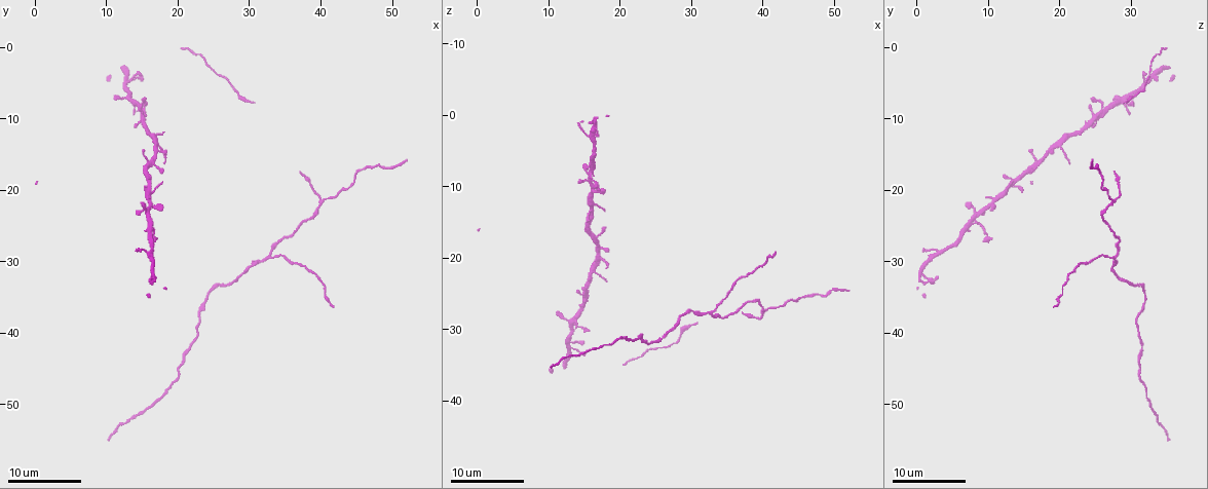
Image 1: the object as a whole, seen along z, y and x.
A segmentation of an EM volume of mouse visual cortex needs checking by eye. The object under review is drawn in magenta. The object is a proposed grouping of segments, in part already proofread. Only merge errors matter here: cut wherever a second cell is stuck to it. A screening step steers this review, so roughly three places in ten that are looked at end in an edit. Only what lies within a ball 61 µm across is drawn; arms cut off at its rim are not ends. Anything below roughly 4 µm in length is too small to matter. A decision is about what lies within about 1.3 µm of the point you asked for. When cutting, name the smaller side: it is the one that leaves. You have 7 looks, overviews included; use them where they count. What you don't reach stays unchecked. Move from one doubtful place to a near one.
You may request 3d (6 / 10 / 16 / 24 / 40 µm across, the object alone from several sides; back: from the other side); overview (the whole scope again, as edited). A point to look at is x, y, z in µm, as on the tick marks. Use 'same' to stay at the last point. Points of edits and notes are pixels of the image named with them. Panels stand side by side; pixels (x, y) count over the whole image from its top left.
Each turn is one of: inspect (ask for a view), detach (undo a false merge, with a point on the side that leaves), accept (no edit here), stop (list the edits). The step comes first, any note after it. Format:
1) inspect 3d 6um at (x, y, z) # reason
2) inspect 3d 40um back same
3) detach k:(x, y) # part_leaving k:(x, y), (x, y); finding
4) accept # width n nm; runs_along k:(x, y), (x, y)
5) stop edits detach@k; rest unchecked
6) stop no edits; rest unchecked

inspect 3d 6um at (40.0, 22.0, 27.0) # arms part here

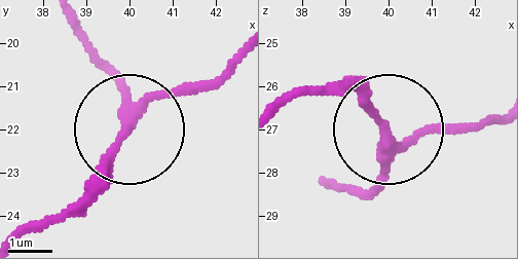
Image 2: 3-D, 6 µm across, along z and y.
accept # arms 3; all the same cell

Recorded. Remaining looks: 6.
inspect 3d 16um at (37.0, 17.5, 27.5) # thick turns thin

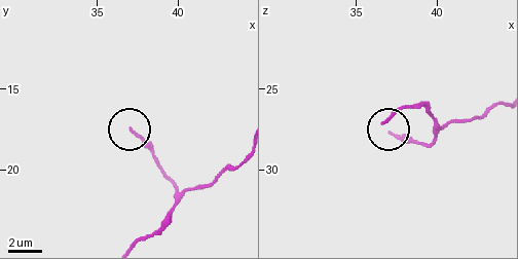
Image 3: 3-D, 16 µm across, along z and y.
accept # continuous, no second cell

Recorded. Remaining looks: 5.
inspect 3d 10um at (33.0, 29.5, 27.0)

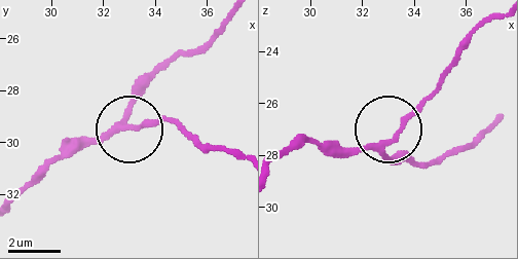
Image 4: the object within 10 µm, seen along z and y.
accept # side_arm 16 um; arms 3; all the same cell

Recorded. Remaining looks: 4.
stop no edits; rest unchecked

